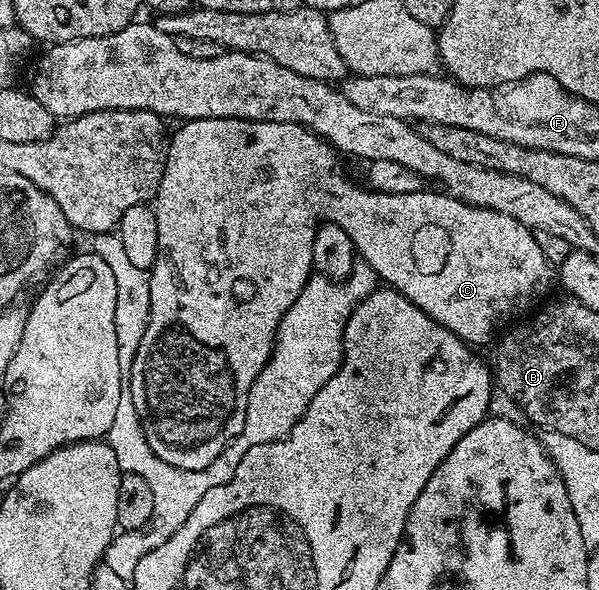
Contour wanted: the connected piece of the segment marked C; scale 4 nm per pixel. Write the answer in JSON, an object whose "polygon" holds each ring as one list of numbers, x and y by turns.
{"polygon":[[190,119,181,122,179,126,176,136,173,139,171,136,167,144,164,176,159,189,154,192,154,210,158,221,158,253,149,277,149,321,145,332,140,336,140,344,134,353,132,372,126,381,148,448,162,461,166,461,166,465,174,465,183,471,206,469,206,465,213,463,227,449,229,443,242,433,243,402,248,389,271,355,272,342,276,339,276,330,286,309,294,303,298,293,302,293,306,281,313,274,316,228,320,220,340,226,350,240,355,254,367,263,383,282,385,279,388,282,385,284,391,290,405,295,415,307,422,309,436,323,440,323,448,331,453,331,459,339,469,345,484,343,492,334,495,336,501,330,500,322,508,325,517,317,523,316,523,311,535,301,536,295,546,294,548,286,554,283,553,264,548,263,546,257,542,257,542,249,538,249,538,241,534,241,532,231,514,221,514,217,485,207,471,207,468,203,458,201,436,189,425,189,418,193,386,193,365,189,363,186,355,187,340,168,342,159,336,148,319,139,315,133,306,130,302,125,252,123,249,119]]}

